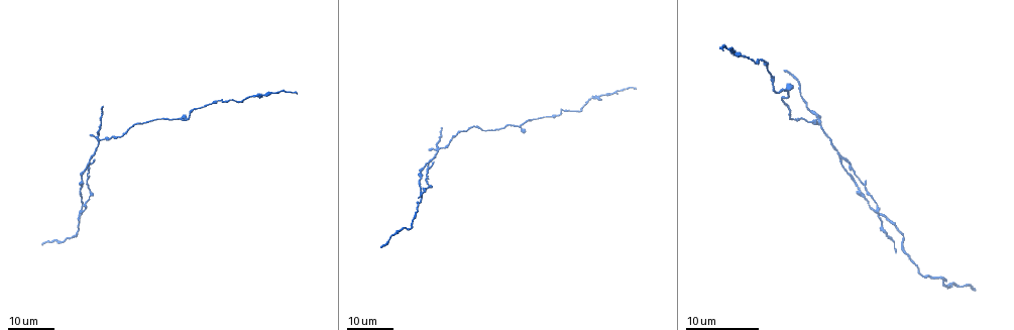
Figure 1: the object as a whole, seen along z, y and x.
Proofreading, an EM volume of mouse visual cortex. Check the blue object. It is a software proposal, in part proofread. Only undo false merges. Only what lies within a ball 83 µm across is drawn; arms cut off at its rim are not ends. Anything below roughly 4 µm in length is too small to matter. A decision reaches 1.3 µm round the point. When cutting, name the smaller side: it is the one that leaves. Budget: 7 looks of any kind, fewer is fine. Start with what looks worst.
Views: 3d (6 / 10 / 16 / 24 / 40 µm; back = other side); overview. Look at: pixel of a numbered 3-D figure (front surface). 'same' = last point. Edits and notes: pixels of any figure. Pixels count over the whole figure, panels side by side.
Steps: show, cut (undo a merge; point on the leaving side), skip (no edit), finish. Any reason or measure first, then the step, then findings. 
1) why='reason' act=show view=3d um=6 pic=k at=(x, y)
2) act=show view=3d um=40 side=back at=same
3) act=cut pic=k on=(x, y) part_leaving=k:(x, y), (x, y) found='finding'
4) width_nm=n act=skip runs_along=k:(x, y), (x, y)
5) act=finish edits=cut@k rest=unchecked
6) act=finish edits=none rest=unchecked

why='four arms meet' act=show view=3d um=24 pic=1 at=(437, 150)

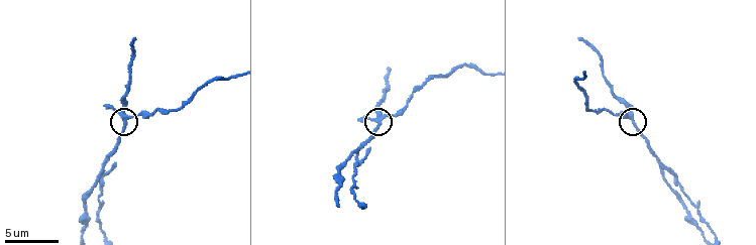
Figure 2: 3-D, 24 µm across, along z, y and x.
act=show view=3d um=10 pic=2 at=(121, 117)

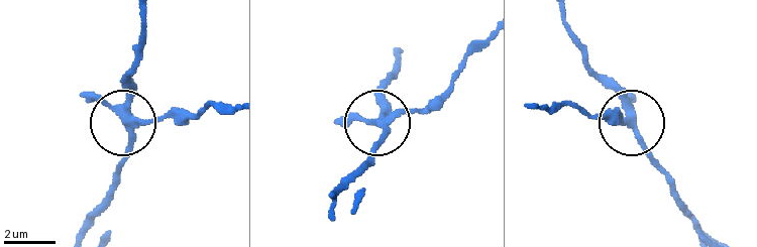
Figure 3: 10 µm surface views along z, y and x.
act=show view=3d um=6 pic=3 at=(124, 116)

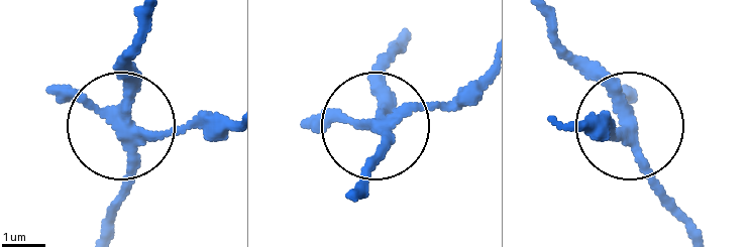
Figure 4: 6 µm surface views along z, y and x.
width_nm=260 act=skip runs_along=4:(478, 74), (445, 103), (381, 125), (381, 56) found='all the same neuron'

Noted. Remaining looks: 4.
why='four or more arms meet' act=show view=3d um=10 pic=2 at=(355, 158)

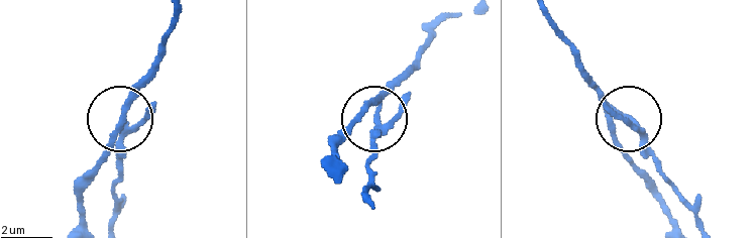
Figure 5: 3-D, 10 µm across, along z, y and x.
arms=4 act=cut pic=5 on=(129, 131) part_leaving=5:(127, 107), (114, 224) found='two neurons meet here'

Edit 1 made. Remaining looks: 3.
why='two arms in line, one across' act=show view=3d um=24 pic=1 at=(178, 118)

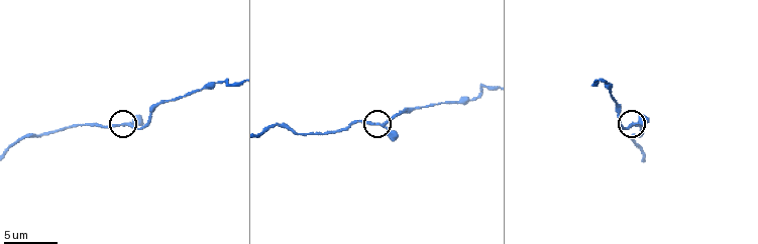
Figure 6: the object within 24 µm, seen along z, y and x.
act=show view=3d um=6 pic=6 at=(121, 125)

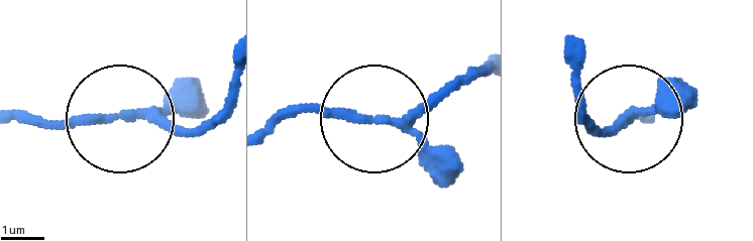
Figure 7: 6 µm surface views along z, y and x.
act=show view=3d um=6 side=back pic=7 at=(382, 119)

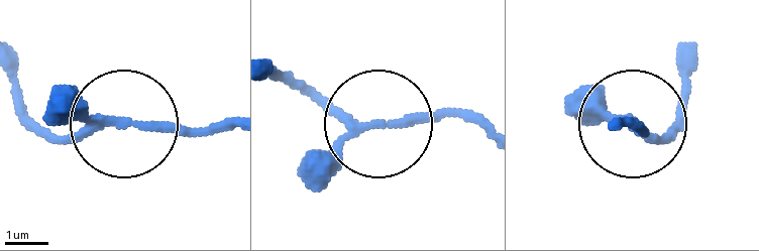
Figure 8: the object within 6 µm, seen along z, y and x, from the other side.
width_nm=170 act=skip runs_along=8:(224, 121), (192, 132), (94, 121), (62, 139), (32, 132) found='one neuron here'

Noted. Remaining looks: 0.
act=finish edits=cut@5 rest=unchecked

